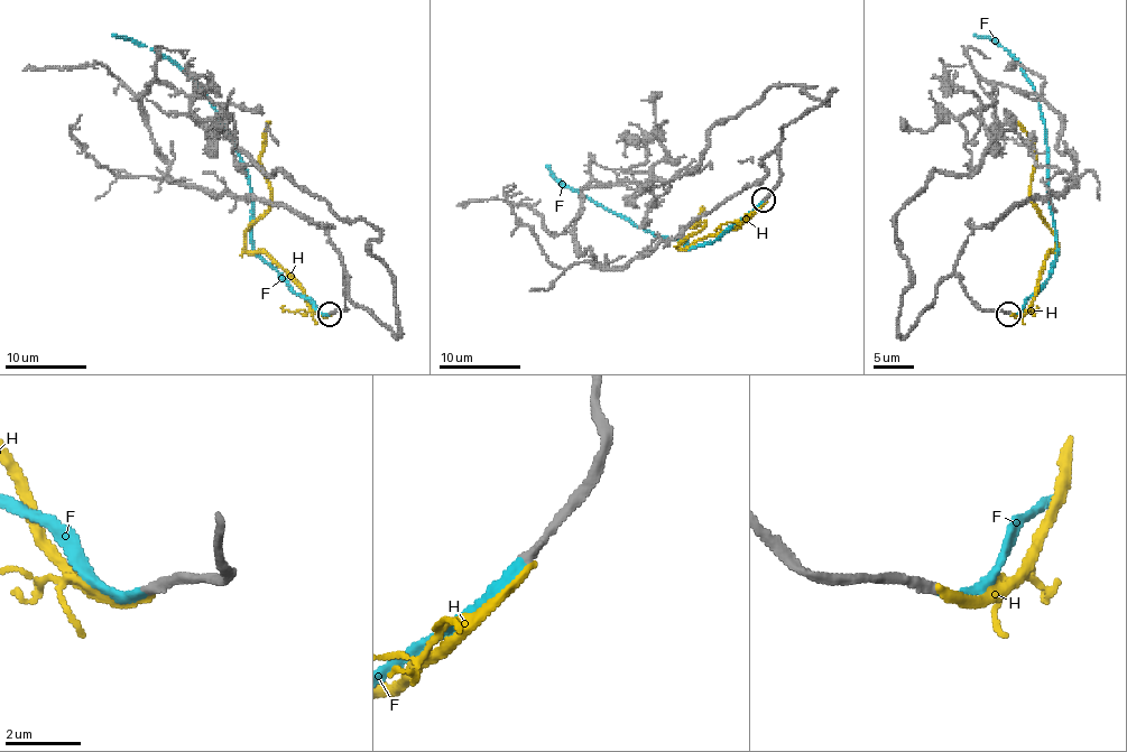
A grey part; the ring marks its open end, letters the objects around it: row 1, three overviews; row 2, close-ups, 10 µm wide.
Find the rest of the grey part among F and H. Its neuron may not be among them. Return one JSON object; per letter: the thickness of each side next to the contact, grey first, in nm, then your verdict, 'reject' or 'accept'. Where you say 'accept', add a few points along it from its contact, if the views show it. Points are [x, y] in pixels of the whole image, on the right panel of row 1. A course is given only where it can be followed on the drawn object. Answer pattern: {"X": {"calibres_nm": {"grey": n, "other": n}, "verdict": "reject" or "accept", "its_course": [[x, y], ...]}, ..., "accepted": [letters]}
{"F": {"calibres_nm": {"grey": 240, "other": 240}, "verdict": "accept", "its_course": [[1008, 313], [1016, 313], [1049, 277], [1056, 249], [1046, 129], [1036, 92], [1022, 68], [991, 38], [973, 34]]}, "H": {"calibres_nm": {"grey": 240, "other": 240}, "verdict": "reject"}, "accepted": ["F"]}

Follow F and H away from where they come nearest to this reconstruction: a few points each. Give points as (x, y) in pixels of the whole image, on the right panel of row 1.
F: (1008, 313), (1016, 313), (1049, 277), (1056, 249), (1046, 129), (1036, 92), (1022, 68), (991, 38), (973, 34)
H: (1010, 313), (1021, 315), (1031, 305), (1046, 254), (1056, 249), (1054, 232), (1032, 200), (1034, 144), (1014, 121)

